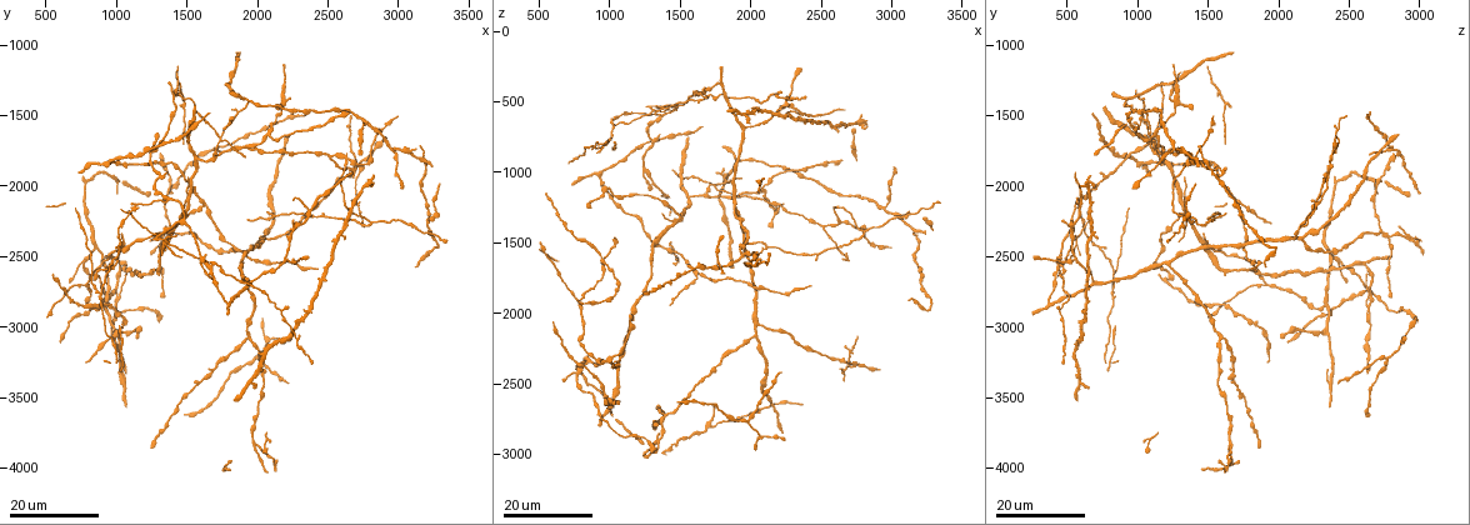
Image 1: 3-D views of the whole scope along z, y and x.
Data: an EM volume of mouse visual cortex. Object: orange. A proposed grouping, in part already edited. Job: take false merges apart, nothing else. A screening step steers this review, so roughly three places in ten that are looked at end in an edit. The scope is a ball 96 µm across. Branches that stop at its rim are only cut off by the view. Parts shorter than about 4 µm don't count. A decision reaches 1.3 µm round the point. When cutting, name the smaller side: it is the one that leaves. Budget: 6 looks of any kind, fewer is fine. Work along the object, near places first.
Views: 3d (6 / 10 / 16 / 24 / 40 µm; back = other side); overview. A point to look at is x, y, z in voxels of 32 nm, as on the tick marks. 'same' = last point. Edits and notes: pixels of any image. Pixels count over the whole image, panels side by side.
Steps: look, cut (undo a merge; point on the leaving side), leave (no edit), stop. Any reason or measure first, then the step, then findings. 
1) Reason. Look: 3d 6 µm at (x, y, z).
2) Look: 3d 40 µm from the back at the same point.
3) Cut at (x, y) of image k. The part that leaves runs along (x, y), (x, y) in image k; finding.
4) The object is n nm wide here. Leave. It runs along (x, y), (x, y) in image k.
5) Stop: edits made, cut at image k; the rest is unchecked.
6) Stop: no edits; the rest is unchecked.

Three arms meet. Look: 3d 16 µm at (1680, 1800, 1160).

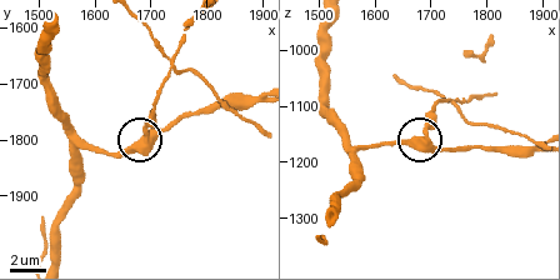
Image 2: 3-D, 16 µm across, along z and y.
Look: 3d 10 µm at (1690, 1800, 1155).

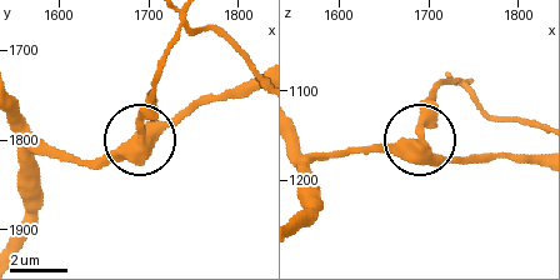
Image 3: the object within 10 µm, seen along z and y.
3 arms meet here. Cut at (146, 114) of image 3. The part that leaves runs along (141, 150), (141, 116), (178, 23) in image 3; a second cell is stuck on.

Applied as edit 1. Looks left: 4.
Look: overview.

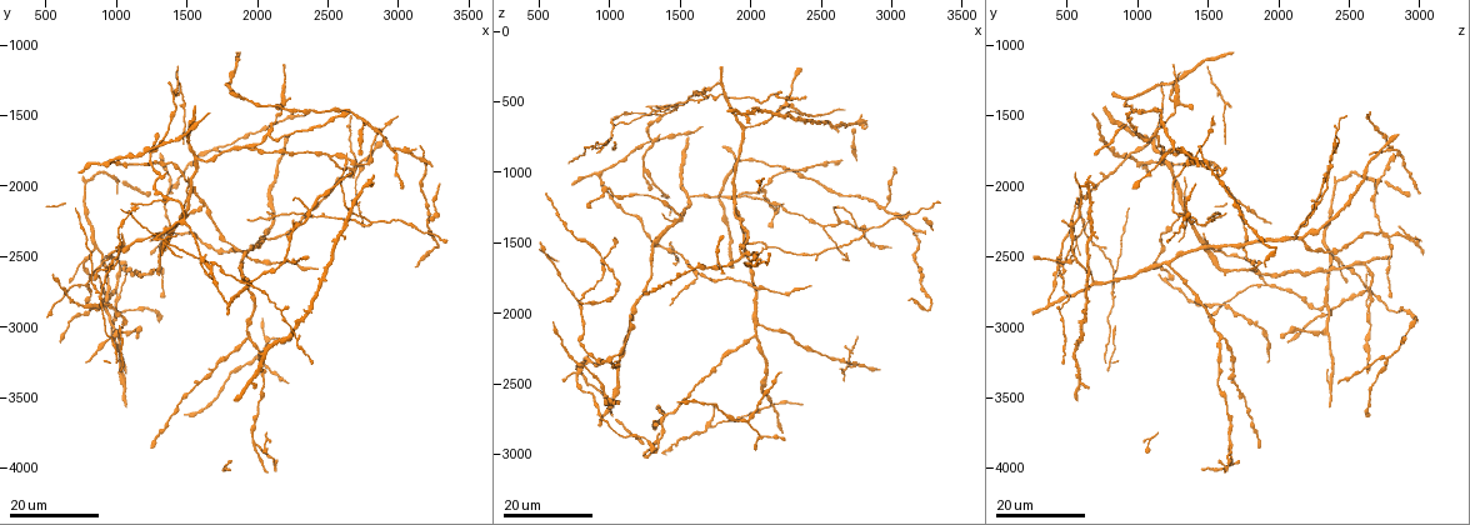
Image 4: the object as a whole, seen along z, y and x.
Thick turns thin. Look: 3d 16 µm at (2260, 1760, 1280).

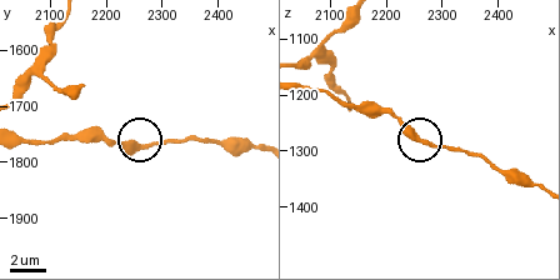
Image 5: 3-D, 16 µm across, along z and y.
Look: 3d 10 µm at (2270, 1775, 1280).

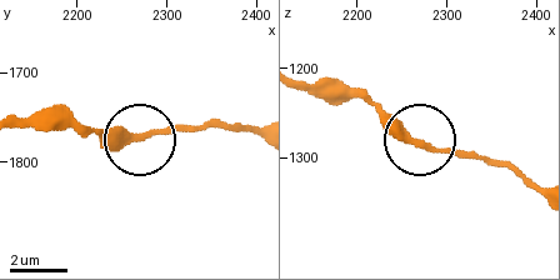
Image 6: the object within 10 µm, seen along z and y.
The object is 320 nm wide here. Leave. One cell here.

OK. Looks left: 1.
Stop: edits made, cut at image 3; the rest is unchecked.

